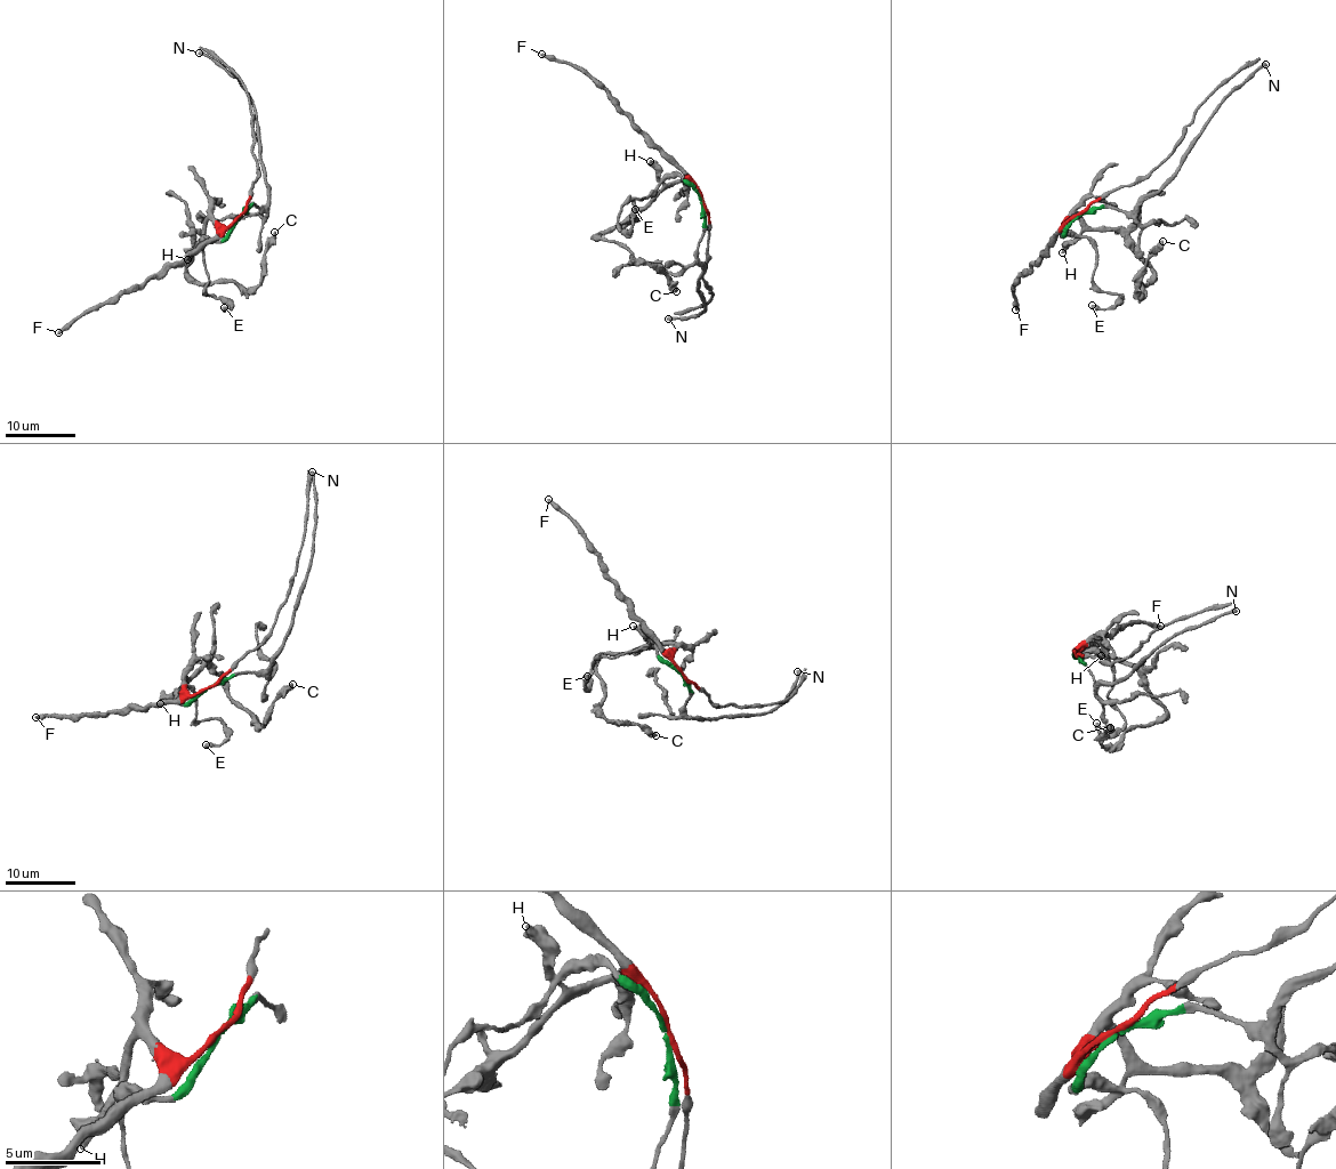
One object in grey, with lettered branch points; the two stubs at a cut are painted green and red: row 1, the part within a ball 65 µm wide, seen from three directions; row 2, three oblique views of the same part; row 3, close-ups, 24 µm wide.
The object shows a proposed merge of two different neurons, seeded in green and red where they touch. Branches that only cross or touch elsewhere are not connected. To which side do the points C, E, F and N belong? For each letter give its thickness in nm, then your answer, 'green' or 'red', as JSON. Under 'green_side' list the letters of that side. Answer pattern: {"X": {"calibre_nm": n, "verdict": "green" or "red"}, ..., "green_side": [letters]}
{"C": {"calibre_nm": 440, "verdict": "red"}, "E": {"calibre_nm": 500, "verdict": "green"}, "F": {"calibre_nm": 320, "verdict": "red"}, "N": {"calibre_nm": 340, "verdict": "green"}, "green_side": ["E", "N"]}

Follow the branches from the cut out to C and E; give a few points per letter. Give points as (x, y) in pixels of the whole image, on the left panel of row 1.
C: (239, 217), (198, 230), (187, 273), (251, 289), (275, 232)
E: (239, 217), (230, 233), (201, 243), (209, 280), (204, 293), (226, 299), (231, 307), (224, 309), (223, 307)

